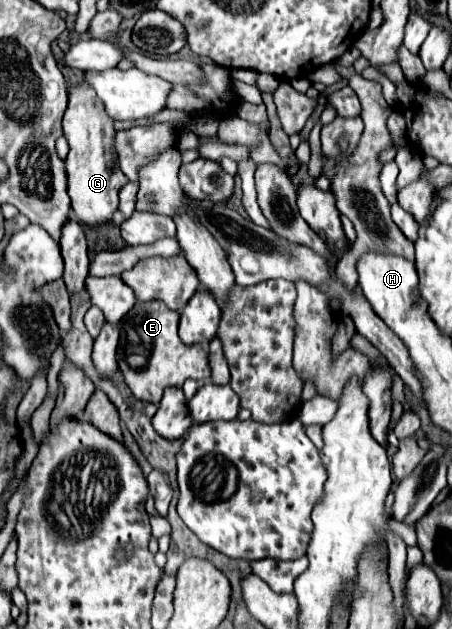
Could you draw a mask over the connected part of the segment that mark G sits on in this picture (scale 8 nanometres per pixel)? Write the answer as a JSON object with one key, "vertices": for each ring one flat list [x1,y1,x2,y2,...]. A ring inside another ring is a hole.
{"vertices":[[86,81,68,85,68,109,62,119,64,137,70,145,66,157,66,173,70,173,68,195,72,209,80,223,96,225,112,219,118,209,118,193,128,183,128,177,118,167,118,155,114,151,114,119,108,117,94,89]]}

